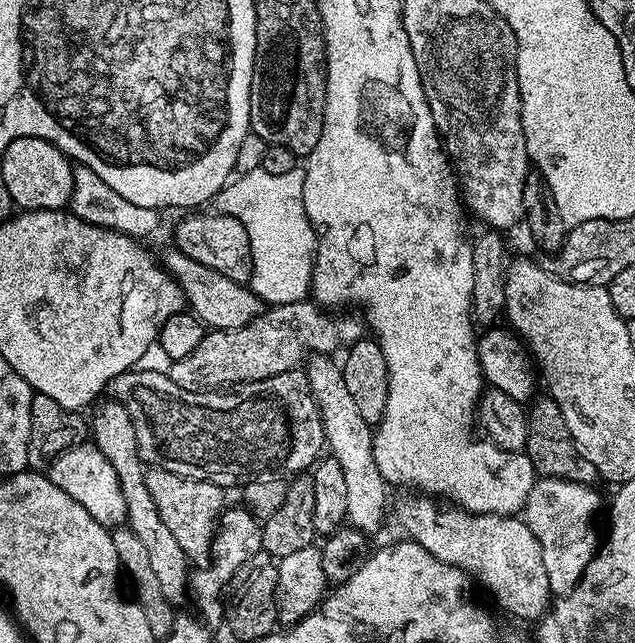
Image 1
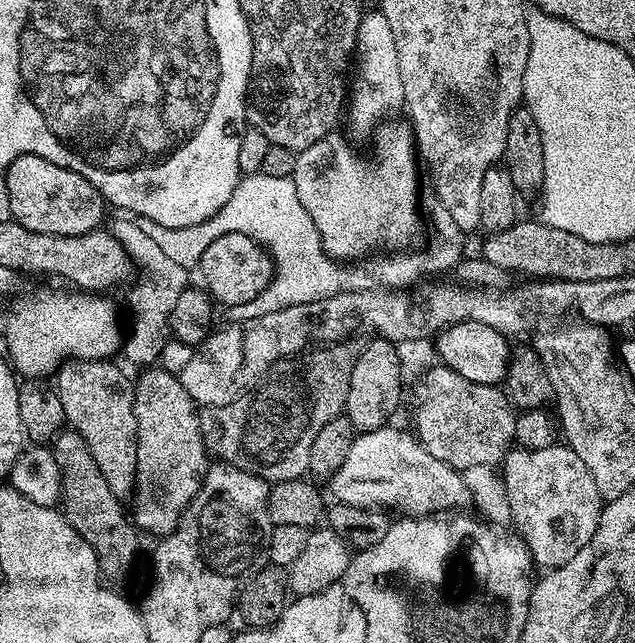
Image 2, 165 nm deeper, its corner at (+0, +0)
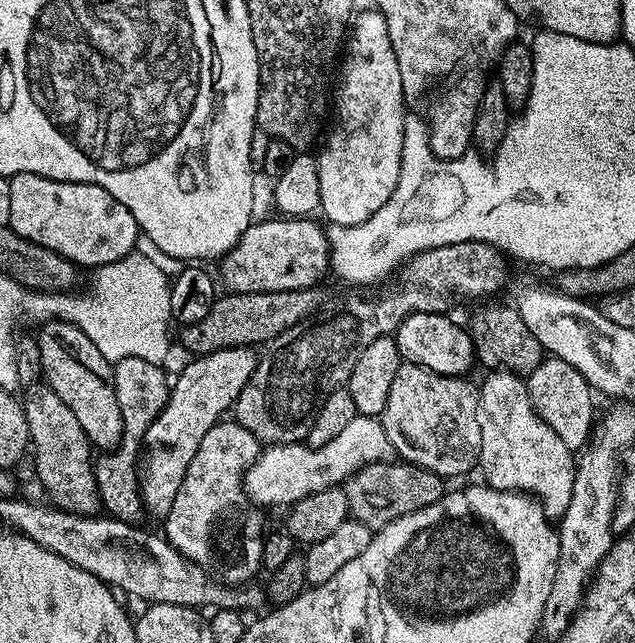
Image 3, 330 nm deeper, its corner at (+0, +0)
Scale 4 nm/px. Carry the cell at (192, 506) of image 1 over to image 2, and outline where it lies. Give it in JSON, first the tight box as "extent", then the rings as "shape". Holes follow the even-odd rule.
{"extent":[130,366,210,538],"shape":[[[148,366],[134,380],[134,414],[136,415],[136,441],[138,462],[136,463],[136,487],[130,497],[130,519],[141,533],[149,532],[155,538],[169,536],[178,526],[180,515],[188,509],[188,503],[198,494],[202,474],[210,467],[210,456],[204,447],[202,420],[196,417],[198,405],[186,394],[179,375],[167,372],[161,366]]]}

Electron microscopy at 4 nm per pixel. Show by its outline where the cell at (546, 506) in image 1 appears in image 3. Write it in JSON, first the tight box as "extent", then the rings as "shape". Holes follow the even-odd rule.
{"extent":[478,370,577,518],"shape":[[[495,370],[489,371],[487,375],[488,377],[485,378],[484,385],[481,383],[478,388],[480,394],[480,407],[481,409],[486,410],[483,413],[480,422],[482,446],[480,447],[478,464],[481,469],[484,467],[485,478],[483,477],[483,479],[486,481],[487,487],[497,488],[503,492],[522,492],[529,496],[534,496],[540,501],[540,504],[544,508],[544,513],[550,518],[559,518],[563,516],[566,506],[570,506],[570,496],[574,494],[574,474],[576,473],[577,457],[572,450],[566,448],[566,445],[562,442],[561,438],[558,438],[557,434],[554,434],[550,426],[548,426],[532,408],[531,400],[528,397],[528,385],[519,375],[516,375],[513,372],[497,372]]]}

